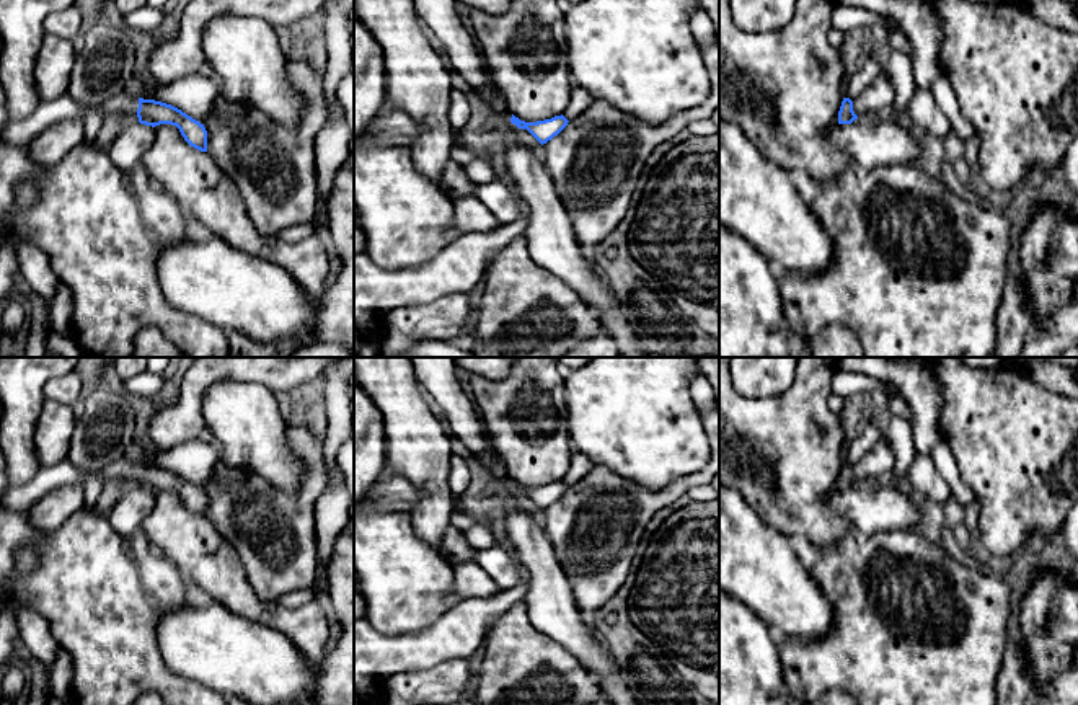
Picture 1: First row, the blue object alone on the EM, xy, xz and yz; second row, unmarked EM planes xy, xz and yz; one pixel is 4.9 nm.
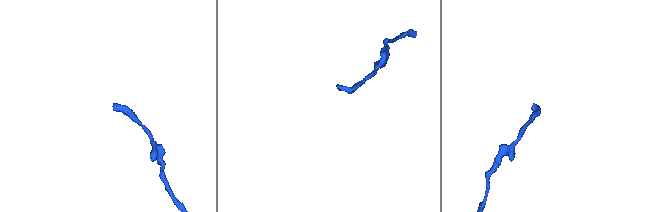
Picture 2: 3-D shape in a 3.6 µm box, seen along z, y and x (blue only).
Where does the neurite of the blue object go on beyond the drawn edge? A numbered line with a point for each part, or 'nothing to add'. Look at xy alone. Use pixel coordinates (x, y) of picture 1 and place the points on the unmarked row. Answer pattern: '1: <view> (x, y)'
1: xy (121, 469)

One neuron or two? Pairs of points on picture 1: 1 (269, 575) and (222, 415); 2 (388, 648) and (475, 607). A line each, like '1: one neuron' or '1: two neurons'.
1: two neurons
2: one neuron

